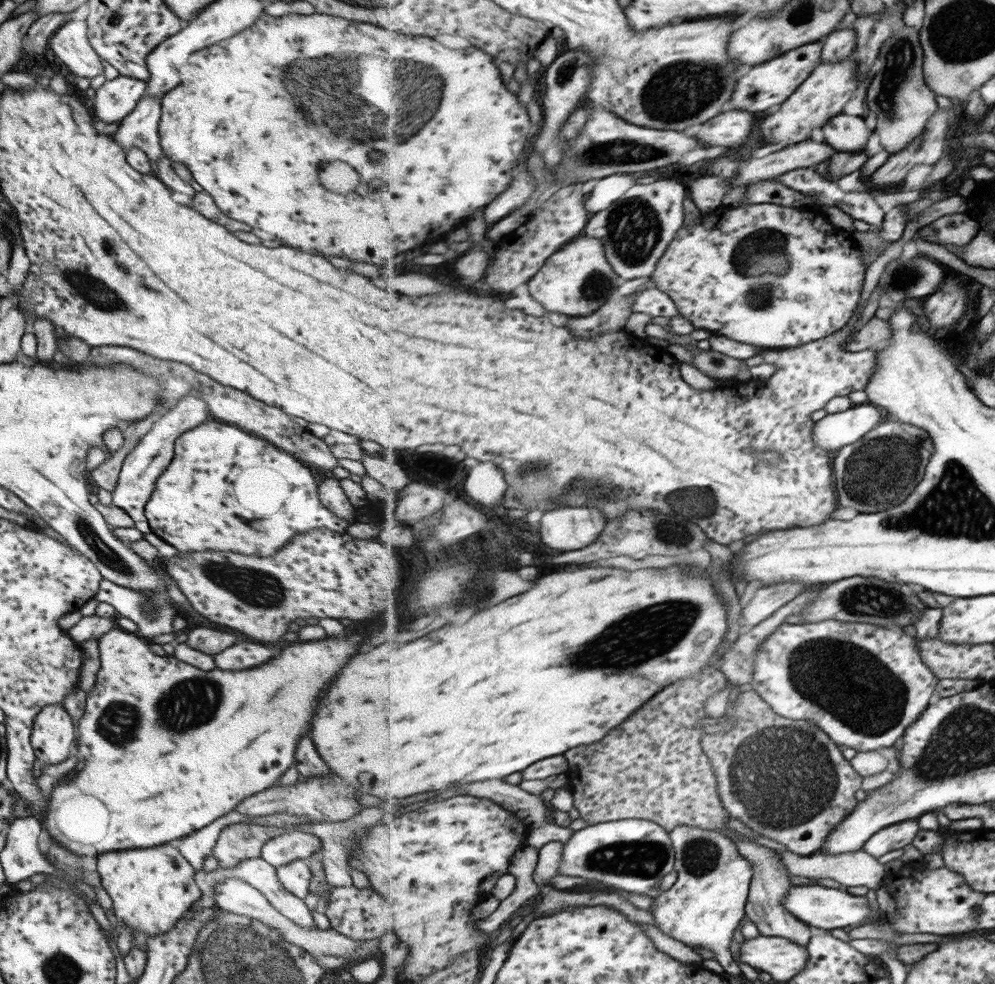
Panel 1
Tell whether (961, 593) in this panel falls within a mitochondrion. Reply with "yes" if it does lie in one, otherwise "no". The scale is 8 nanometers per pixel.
no

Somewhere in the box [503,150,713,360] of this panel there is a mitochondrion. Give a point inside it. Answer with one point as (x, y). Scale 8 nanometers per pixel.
(634, 228)

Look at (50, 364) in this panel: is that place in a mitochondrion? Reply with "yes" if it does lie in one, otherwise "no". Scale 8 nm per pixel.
no

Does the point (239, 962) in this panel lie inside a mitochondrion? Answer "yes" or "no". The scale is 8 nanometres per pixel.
yes

